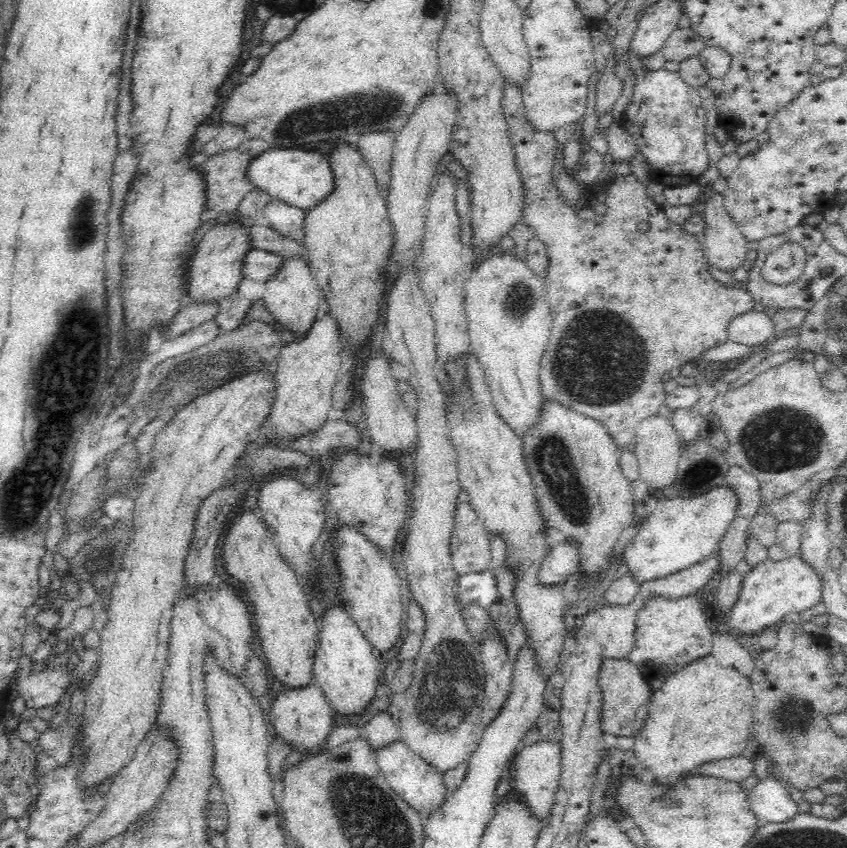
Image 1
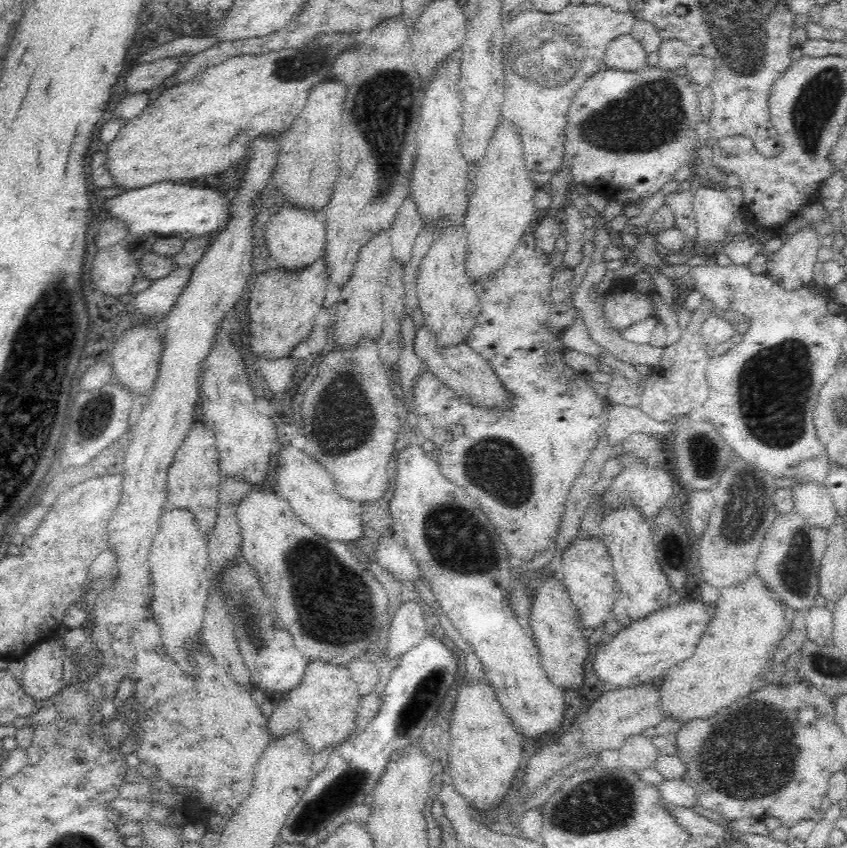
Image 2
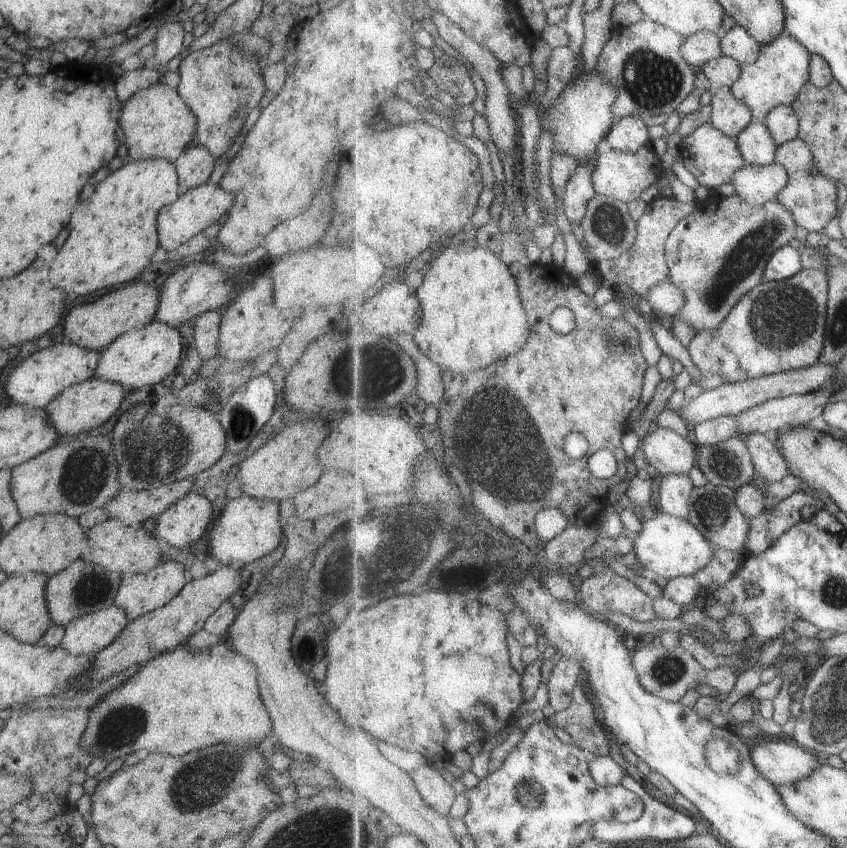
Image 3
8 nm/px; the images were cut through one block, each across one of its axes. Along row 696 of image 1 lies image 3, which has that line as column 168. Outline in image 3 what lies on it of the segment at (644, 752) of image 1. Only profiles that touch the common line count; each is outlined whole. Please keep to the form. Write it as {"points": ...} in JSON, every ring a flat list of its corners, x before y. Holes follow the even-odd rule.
{"points":[[226,639,202,651,180,645,144,663,138,672,89,710,80,746,92,758,103,758,110,763,140,748,147,748,150,753,182,756,220,742,234,745,260,742,272,730,272,719,262,700,257,676,257,666,238,651,234,652]]}

